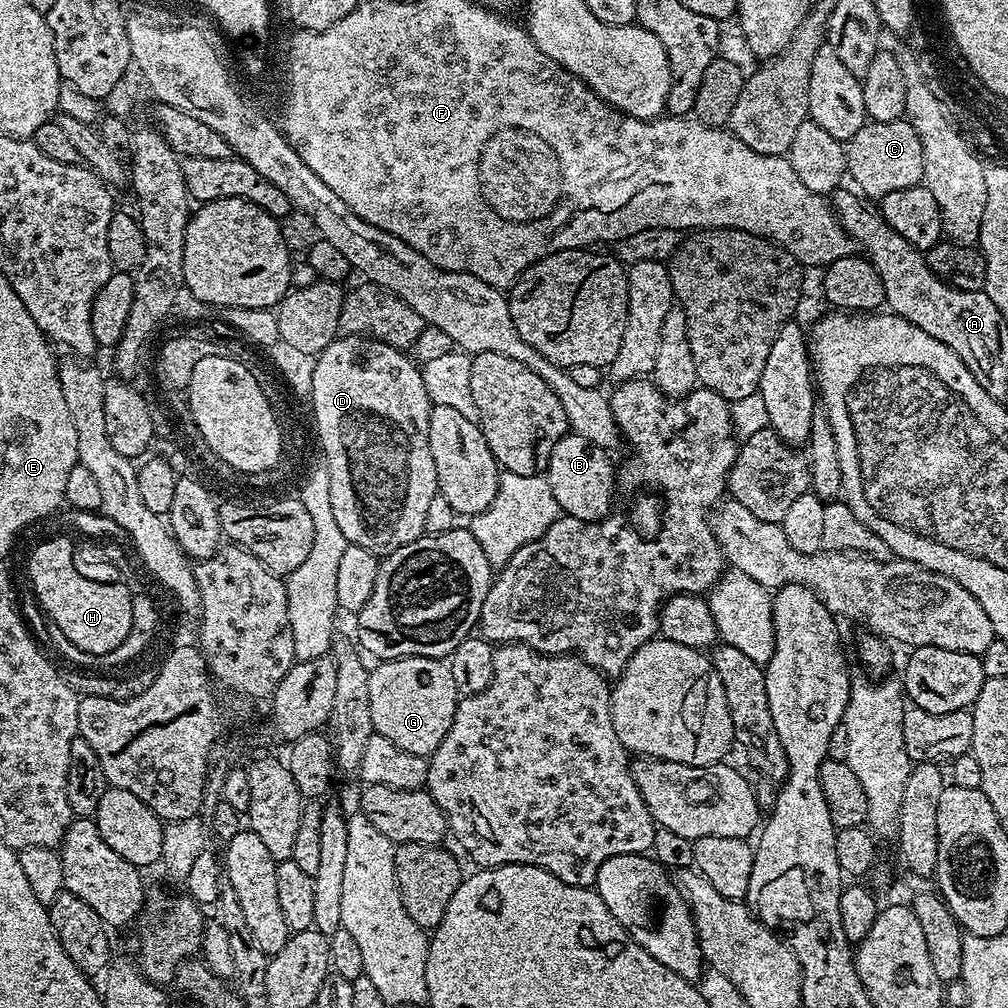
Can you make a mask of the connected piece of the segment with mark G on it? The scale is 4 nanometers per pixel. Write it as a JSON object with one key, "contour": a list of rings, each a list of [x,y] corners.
{"contour":[[[404,656],[375,666],[370,671],[370,718],[375,735],[390,738],[394,746],[410,754],[431,756],[454,722],[458,699],[447,663],[430,656]]]}

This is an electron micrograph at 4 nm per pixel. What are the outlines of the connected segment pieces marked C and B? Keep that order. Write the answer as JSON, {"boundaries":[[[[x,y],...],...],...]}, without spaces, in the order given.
{"boundaries":[[[[906,119],[866,122],[862,130],[858,130],[858,134],[854,134],[854,138],[846,142],[846,151],[847,175],[865,197],[879,198],[890,194],[890,190],[906,190],[924,179],[922,142],[918,142],[914,126],[910,126]]],[[[575,434],[563,436],[550,454],[546,479],[561,513],[579,520],[602,520],[613,511],[612,495],[616,492],[616,472],[608,461],[609,453]]]]}

